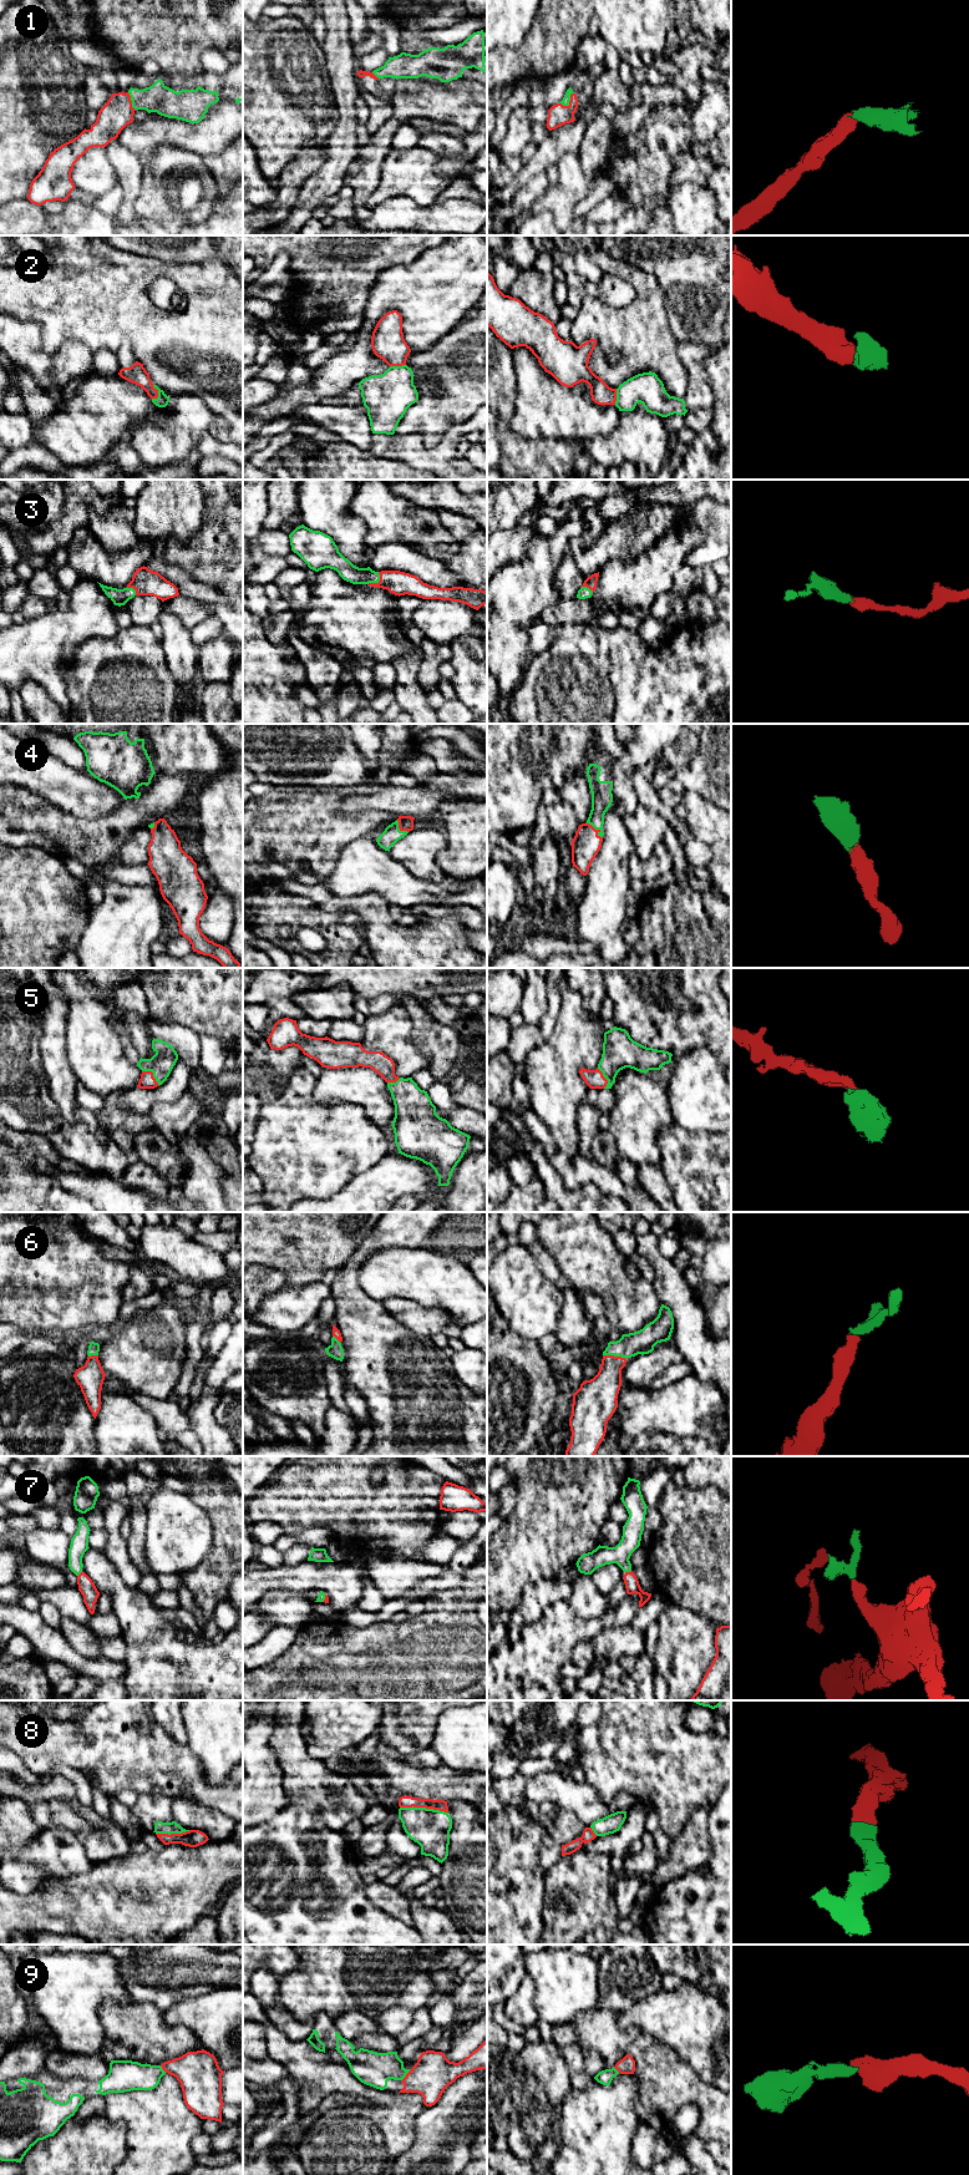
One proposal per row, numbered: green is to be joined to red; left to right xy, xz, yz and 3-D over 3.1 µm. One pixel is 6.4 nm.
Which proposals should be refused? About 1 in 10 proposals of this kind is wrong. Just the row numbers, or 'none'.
none

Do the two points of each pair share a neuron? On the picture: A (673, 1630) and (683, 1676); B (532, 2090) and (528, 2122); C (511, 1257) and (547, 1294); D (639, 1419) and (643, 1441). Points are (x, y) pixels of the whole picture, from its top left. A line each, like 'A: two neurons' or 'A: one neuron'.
A: one neuron
B: one neuron
C: one neuron
D: two neurons

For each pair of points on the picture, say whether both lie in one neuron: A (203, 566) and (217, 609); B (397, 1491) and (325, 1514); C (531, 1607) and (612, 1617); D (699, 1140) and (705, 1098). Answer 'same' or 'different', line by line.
A: different
B: same
C: different
D: different

